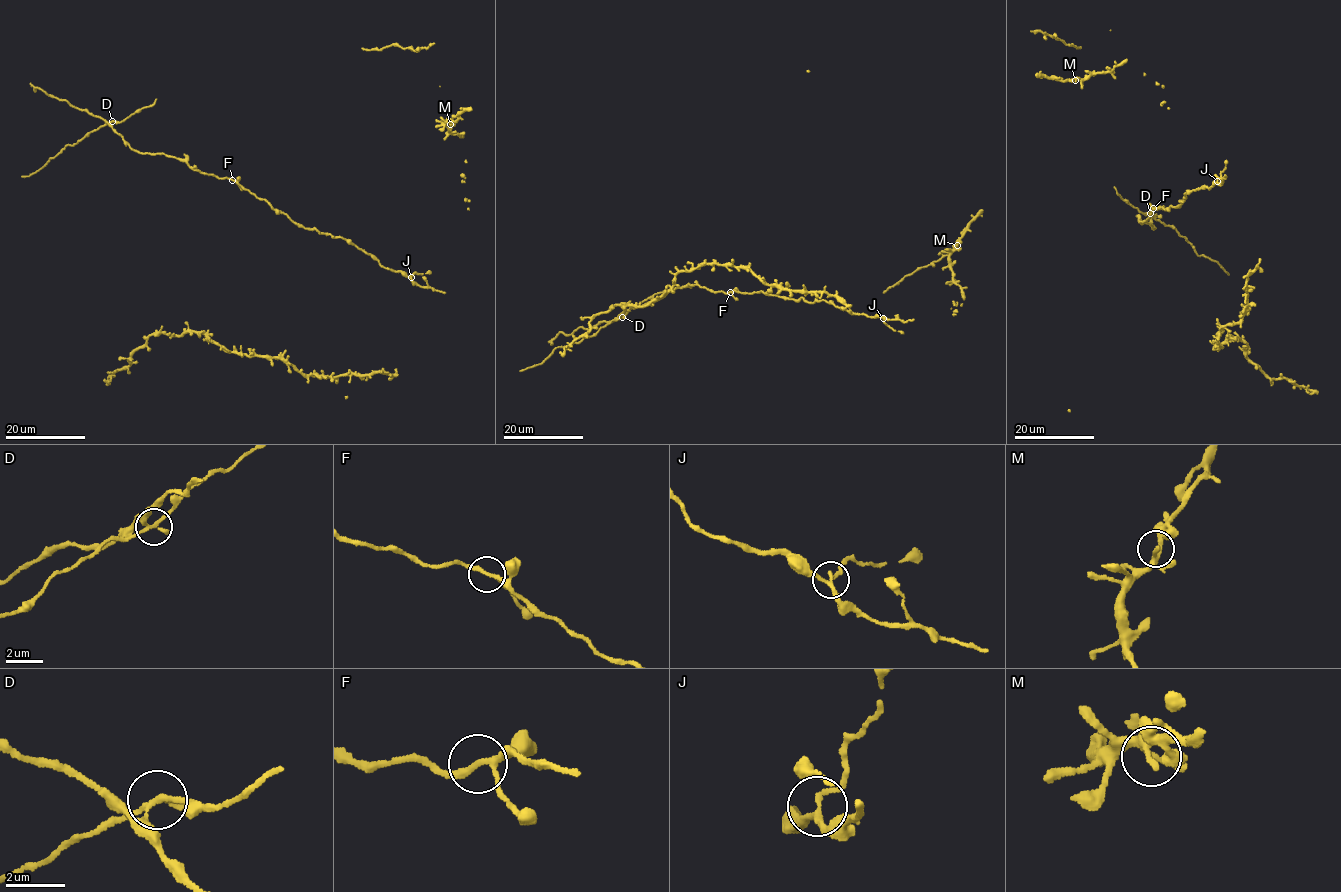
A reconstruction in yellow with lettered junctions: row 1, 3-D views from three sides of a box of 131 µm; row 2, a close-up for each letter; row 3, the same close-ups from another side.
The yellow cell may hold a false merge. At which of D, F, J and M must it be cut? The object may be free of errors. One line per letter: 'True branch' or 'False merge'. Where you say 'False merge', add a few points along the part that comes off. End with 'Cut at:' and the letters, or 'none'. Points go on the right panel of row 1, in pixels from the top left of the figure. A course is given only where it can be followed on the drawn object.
D: False merge. Course of the part to remove: (1150, 213), (1186, 239), (1198, 255), (1219, 264), (1228, 274)
F: True branch
J: True branch
M: True branch
Cut at: D

